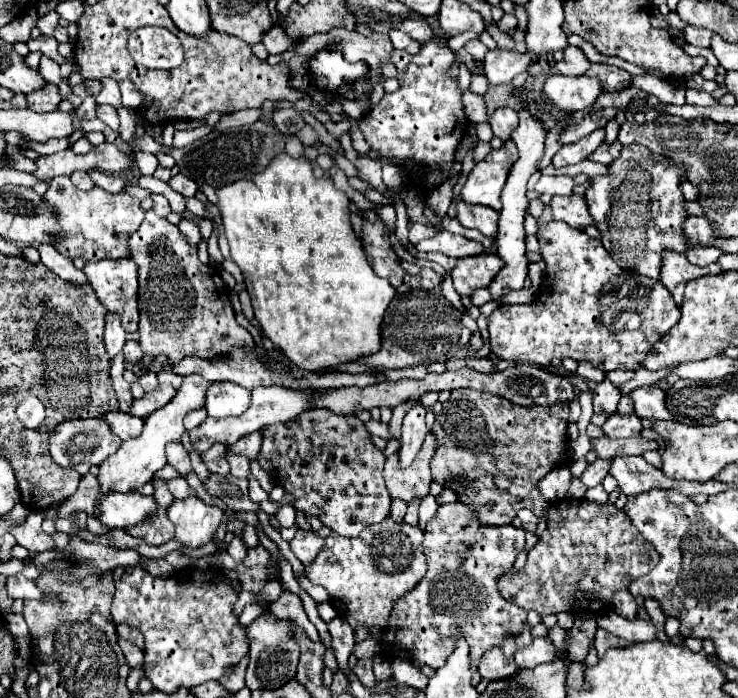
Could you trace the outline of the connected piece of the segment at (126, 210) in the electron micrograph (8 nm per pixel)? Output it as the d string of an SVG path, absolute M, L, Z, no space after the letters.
M55 177L49 181L49 189L43 195L43 201L53 209L57 223L61 227L59 233L55 233L55 249L65 257L81 257L89 261L101 261L101 259L121 259L129 257L127 239L133 231L139 229L139 225L145 219L145 211L139 205L139 199L131 197L129 193L107 193L99 187L93 187L91 191L77 189L69 177Z

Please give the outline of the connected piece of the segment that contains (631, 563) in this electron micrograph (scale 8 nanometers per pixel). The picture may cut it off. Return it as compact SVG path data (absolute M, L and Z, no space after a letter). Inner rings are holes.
M585 499L555 501L549 509L549 523L537 545L529 549L529 557L523 569L509 571L499 579L499 593L503 599L519 605L521 609L535 609L539 615L557 615L559 611L579 613L579 607L587 611L603 611L611 607L611 597L619 589L627 589L633 579L645 575L659 563L655 547L631 525L627 515L615 505L595 505Z

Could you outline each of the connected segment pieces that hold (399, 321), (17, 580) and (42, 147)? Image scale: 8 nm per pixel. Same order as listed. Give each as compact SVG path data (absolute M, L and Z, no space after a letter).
M411 289L407 293L395 295L389 303L381 323L381 349L377 353L359 357L357 363L385 371L413 365L431 365L455 357L459 349L467 347L469 337L471 331L461 323L461 313L439 291Z
M21 573L7 577L7 593L11 599L43 599L43 591L35 587L33 581L25 579Z
M51 139L51 141L45 141L45 143L29 143L29 149L41 153L41 155L51 155L51 153L57 153L57 151L63 151L63 149L71 149L71 141L69 139Z

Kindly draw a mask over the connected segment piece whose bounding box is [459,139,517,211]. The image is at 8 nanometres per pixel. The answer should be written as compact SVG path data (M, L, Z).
M509 139L501 149L491 151L483 161L475 163L473 171L463 185L459 199L467 205L485 205L495 211L501 209L501 189L507 181L511 165L517 161L515 143Z

